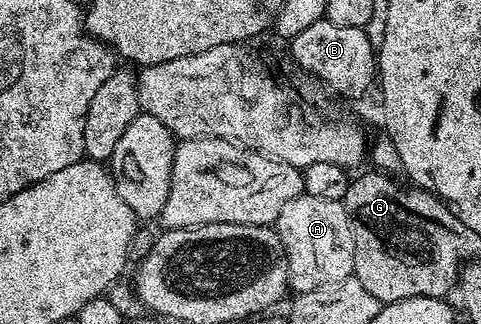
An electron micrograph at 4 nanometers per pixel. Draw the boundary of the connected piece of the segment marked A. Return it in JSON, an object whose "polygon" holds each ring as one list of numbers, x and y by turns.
{"polygon":[[302,193,283,205,275,230,285,246,285,258,289,261,289,286,294,292,325,287,328,283,337,283,353,275,355,237,344,202,323,201,323,197]]}

